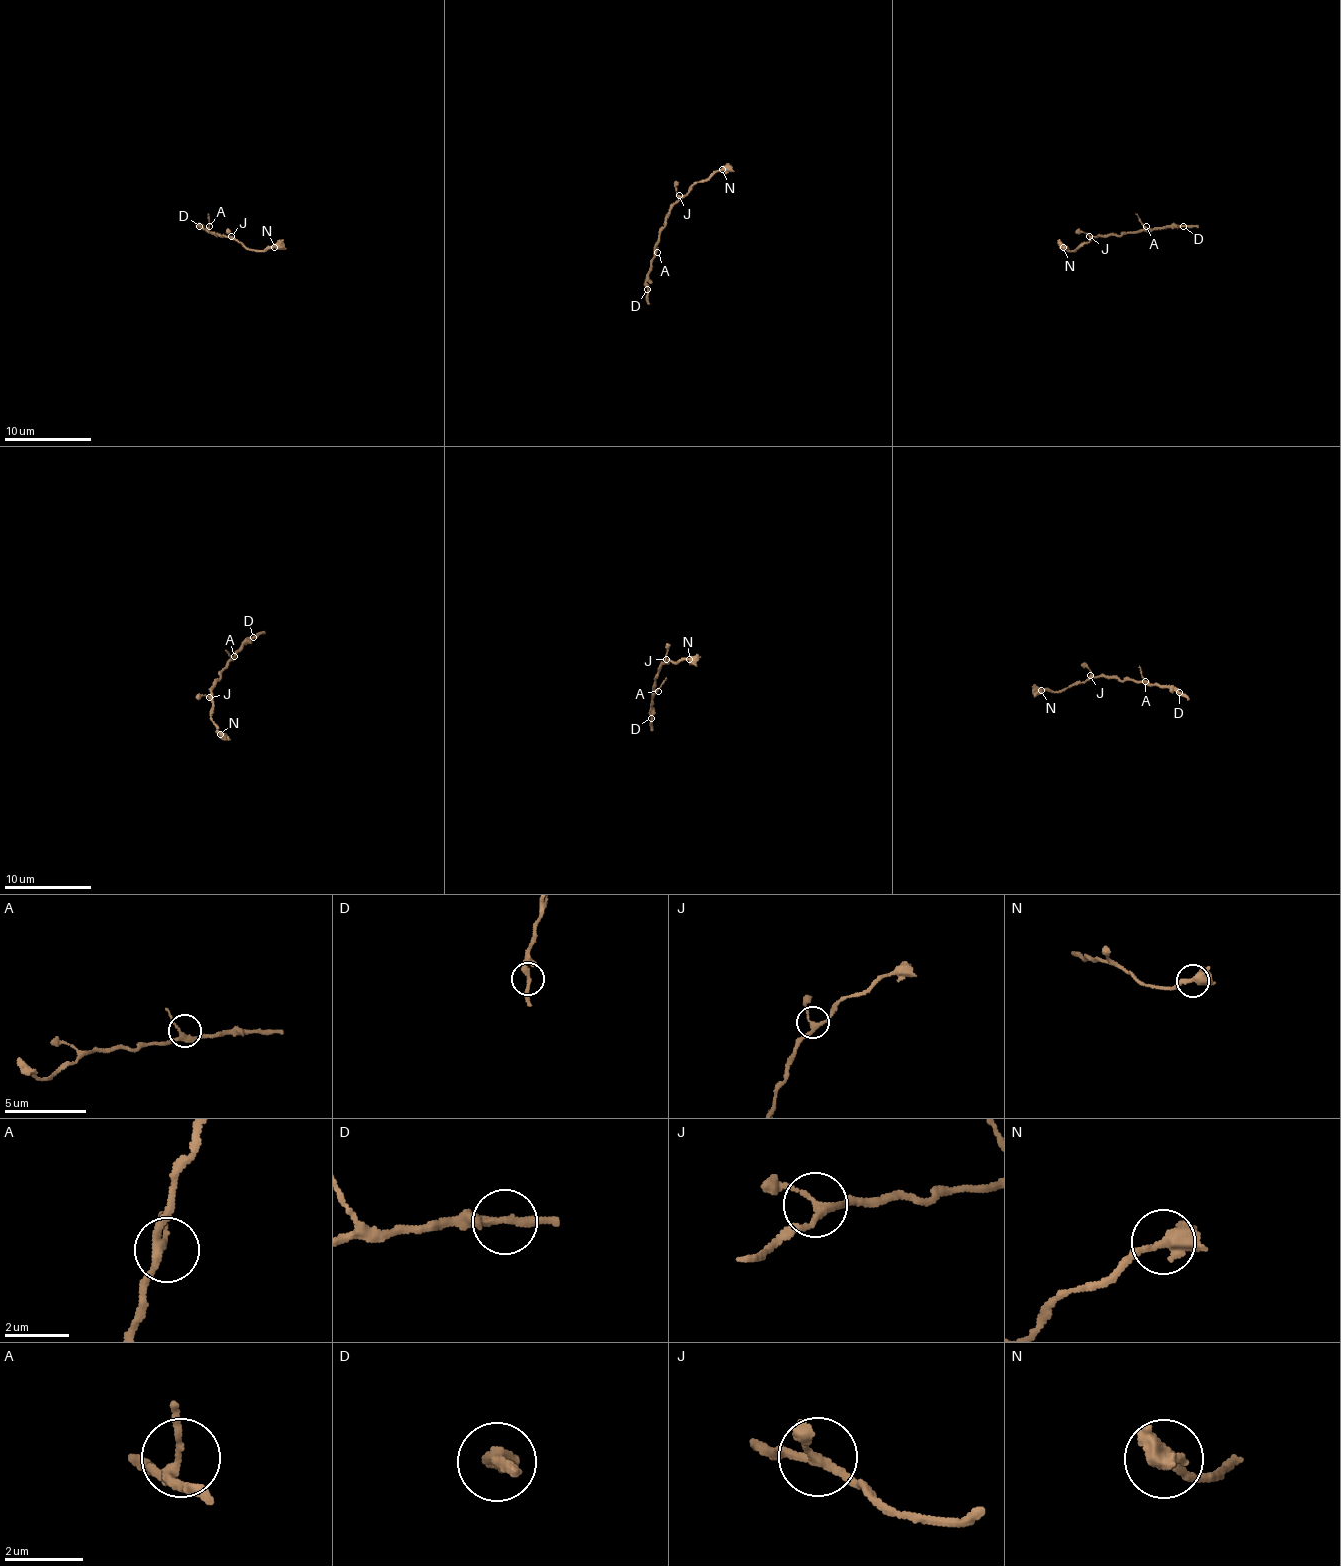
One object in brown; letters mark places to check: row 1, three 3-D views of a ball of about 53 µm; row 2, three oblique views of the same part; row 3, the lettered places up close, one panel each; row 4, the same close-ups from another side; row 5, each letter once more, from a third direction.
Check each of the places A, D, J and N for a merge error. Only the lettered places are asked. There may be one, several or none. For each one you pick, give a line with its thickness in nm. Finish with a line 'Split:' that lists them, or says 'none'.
Split: none

